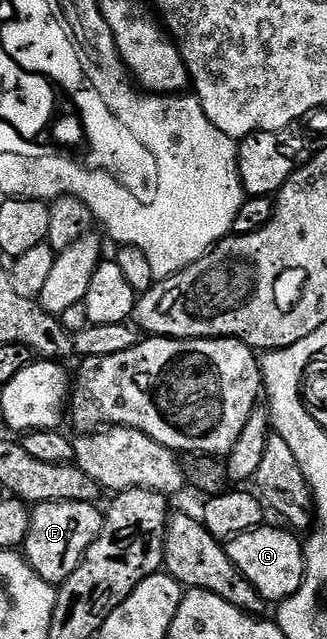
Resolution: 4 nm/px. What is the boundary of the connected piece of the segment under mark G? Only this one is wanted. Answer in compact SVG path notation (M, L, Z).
M262 523L256 529L248 529L246 533L239 533L230 537L225 550L235 563L238 571L248 579L251 587L259 591L259 595L267 603L280 603L287 600L303 583L305 574L305 550L303 541L296 532L288 528L276 529L270 523Z

